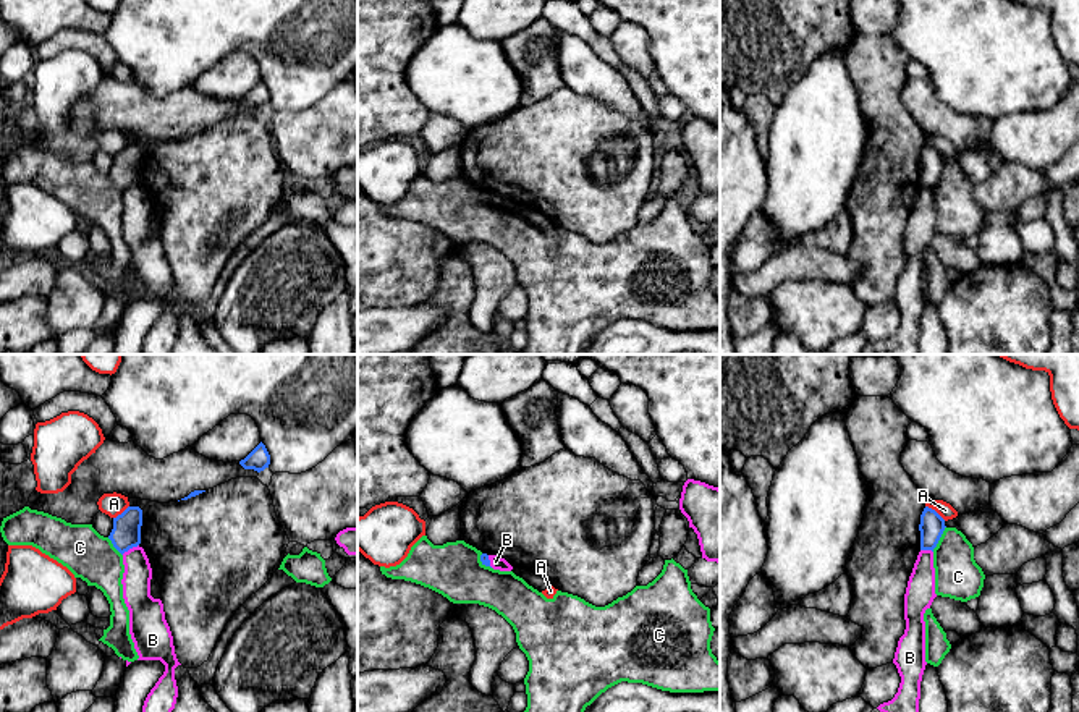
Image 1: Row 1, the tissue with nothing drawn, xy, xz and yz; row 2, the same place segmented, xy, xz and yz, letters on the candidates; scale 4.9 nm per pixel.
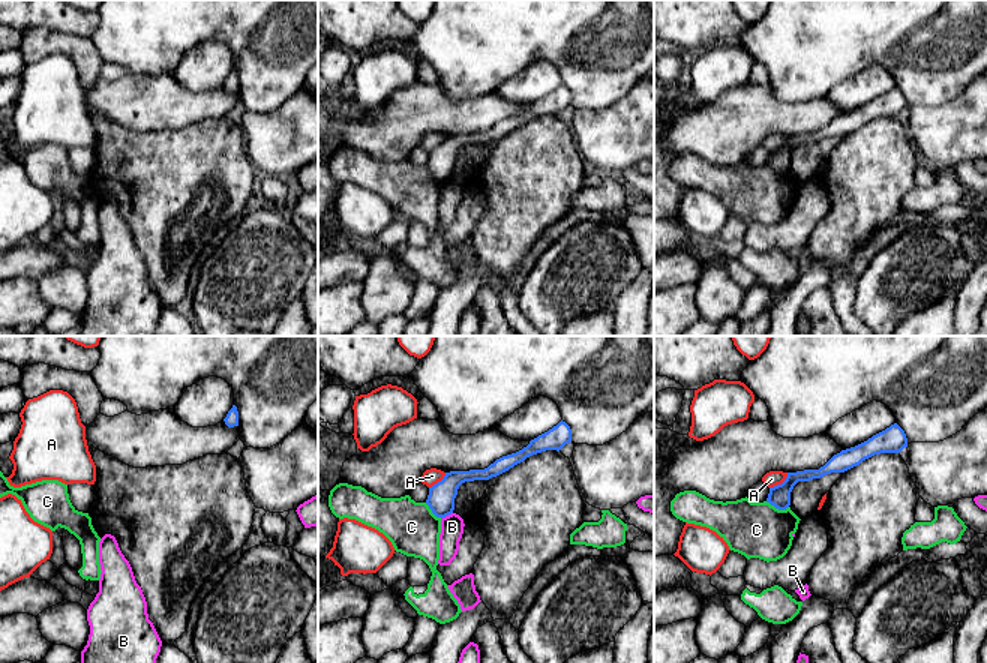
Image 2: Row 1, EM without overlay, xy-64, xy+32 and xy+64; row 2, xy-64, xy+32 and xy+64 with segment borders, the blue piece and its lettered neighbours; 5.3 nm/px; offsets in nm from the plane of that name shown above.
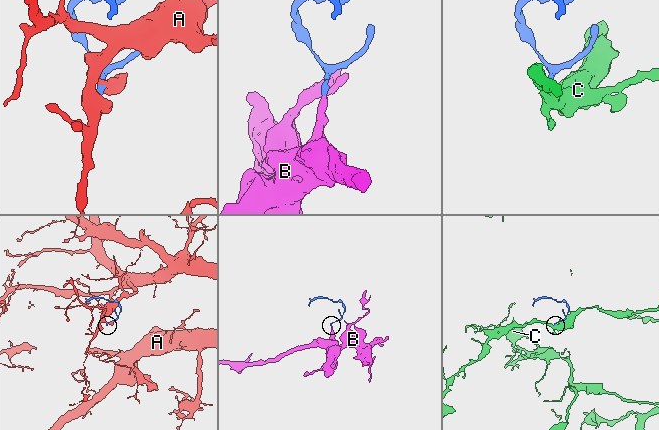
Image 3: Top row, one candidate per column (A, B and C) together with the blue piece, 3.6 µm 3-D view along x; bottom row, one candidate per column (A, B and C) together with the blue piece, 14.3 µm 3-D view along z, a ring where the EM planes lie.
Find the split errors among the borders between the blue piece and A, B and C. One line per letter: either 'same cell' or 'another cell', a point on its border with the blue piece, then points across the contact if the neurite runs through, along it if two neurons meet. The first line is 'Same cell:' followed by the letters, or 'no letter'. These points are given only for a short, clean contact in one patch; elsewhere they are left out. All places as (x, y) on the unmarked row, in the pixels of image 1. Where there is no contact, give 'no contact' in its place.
Same cell: no letter
A: another cell | yz (934, 148) | along yz (926, 143), (945, 157)
B: another cell | xy (130, 185) | along xy (138, 182), (122, 191)
C: another cell | yz (939, 177) | along yz (945, 164), (932, 188)

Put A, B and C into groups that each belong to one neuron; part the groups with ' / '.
A / B / C

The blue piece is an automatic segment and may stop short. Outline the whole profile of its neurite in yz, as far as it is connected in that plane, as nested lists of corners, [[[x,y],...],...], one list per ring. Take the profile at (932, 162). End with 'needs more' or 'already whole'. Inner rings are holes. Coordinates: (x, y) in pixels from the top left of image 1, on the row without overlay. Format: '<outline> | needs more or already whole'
[[[925,144],[920,152],[920,188],[932,188],[937,184],[943,168],[945,157],[932,146]]] | already whole

